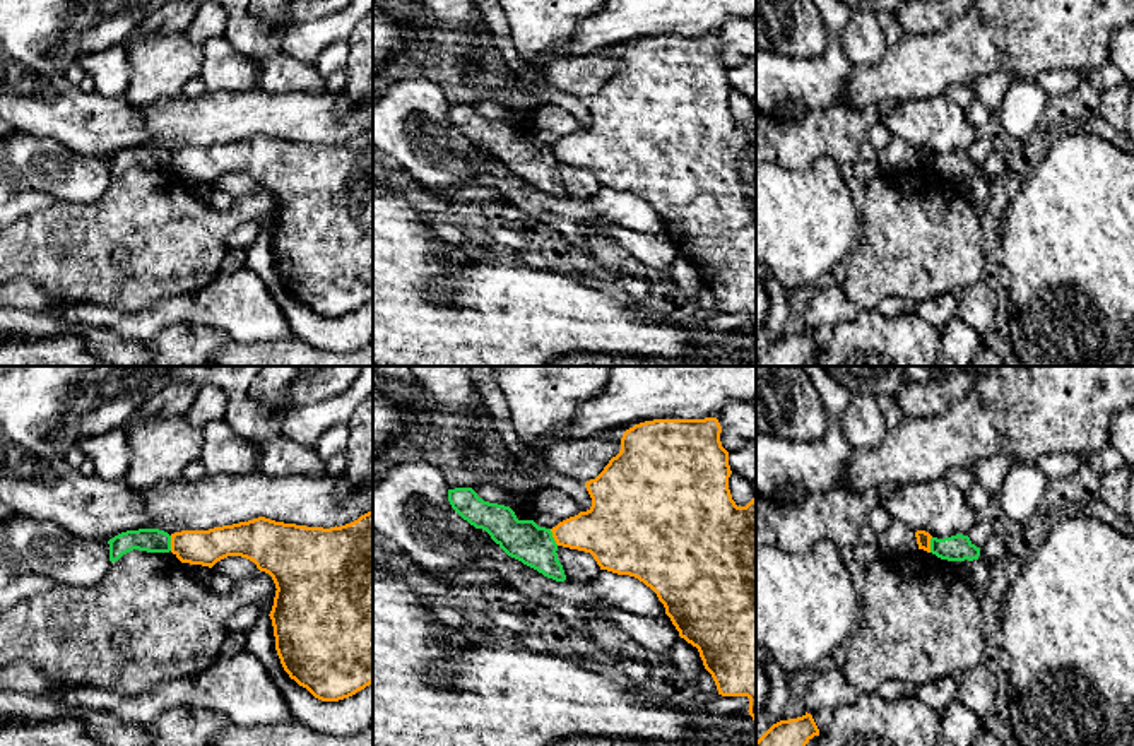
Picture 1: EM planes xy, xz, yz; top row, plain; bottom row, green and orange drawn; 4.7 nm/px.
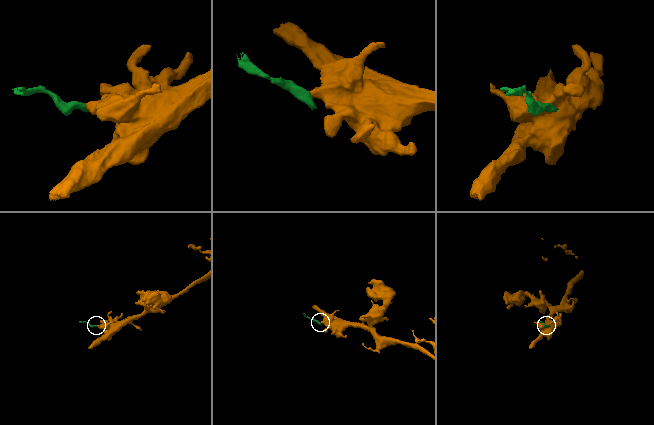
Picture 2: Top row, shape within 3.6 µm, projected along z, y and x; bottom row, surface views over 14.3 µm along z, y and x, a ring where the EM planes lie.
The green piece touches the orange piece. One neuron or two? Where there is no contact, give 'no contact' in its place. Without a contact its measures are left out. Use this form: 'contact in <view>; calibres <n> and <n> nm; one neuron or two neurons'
contact in xz; calibres 190 and 260 nm; two neurons

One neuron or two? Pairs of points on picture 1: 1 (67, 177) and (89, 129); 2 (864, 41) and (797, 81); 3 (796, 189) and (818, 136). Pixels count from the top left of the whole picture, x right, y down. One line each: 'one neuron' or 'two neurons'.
1: two neurons
2: two neurons
3: two neurons

